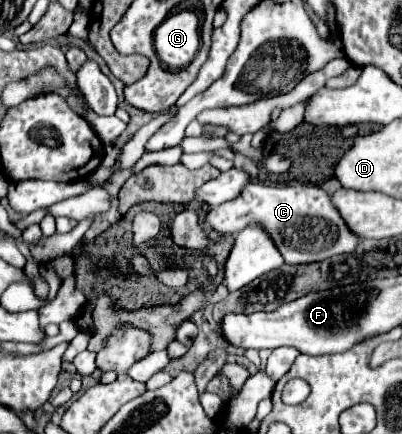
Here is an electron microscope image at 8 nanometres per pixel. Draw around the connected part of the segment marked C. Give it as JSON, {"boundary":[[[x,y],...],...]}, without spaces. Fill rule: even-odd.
{"boundary":[[[251,182],[251,185],[245,187],[243,195],[239,195],[239,199],[213,207],[207,213],[207,223],[221,235],[233,235],[233,233],[241,231],[247,223],[263,223],[271,231],[271,237],[275,239],[275,245],[279,247],[285,263],[291,263],[291,265],[313,263],[319,259],[329,259],[333,255],[341,255],[341,253],[353,253],[357,249],[357,245],[361,243],[361,239],[347,227],[347,223],[343,221],[337,207],[331,203],[331,195],[320,185],[313,183],[296,182],[294,185],[286,185],[286,187],[274,187],[267,182]]]}

